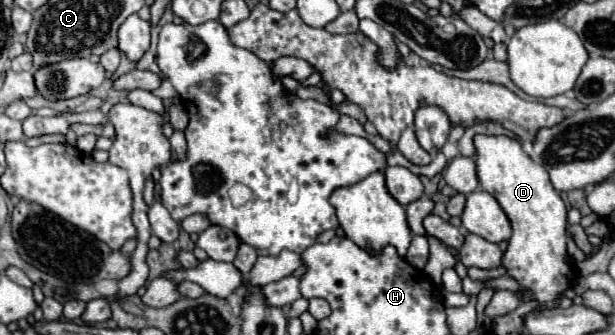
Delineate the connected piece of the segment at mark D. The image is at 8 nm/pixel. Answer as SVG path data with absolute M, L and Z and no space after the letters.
M475 136L475 164L479 186L493 194L511 220L513 236L509 248L503 256L503 266L511 278L521 282L527 290L519 292L523 300L531 296L537 298L547 310L547 306L557 306L559 294L573 282L573 268L567 260L567 208L561 196L549 182L549 174L543 166L535 164L519 140L509 136Z

